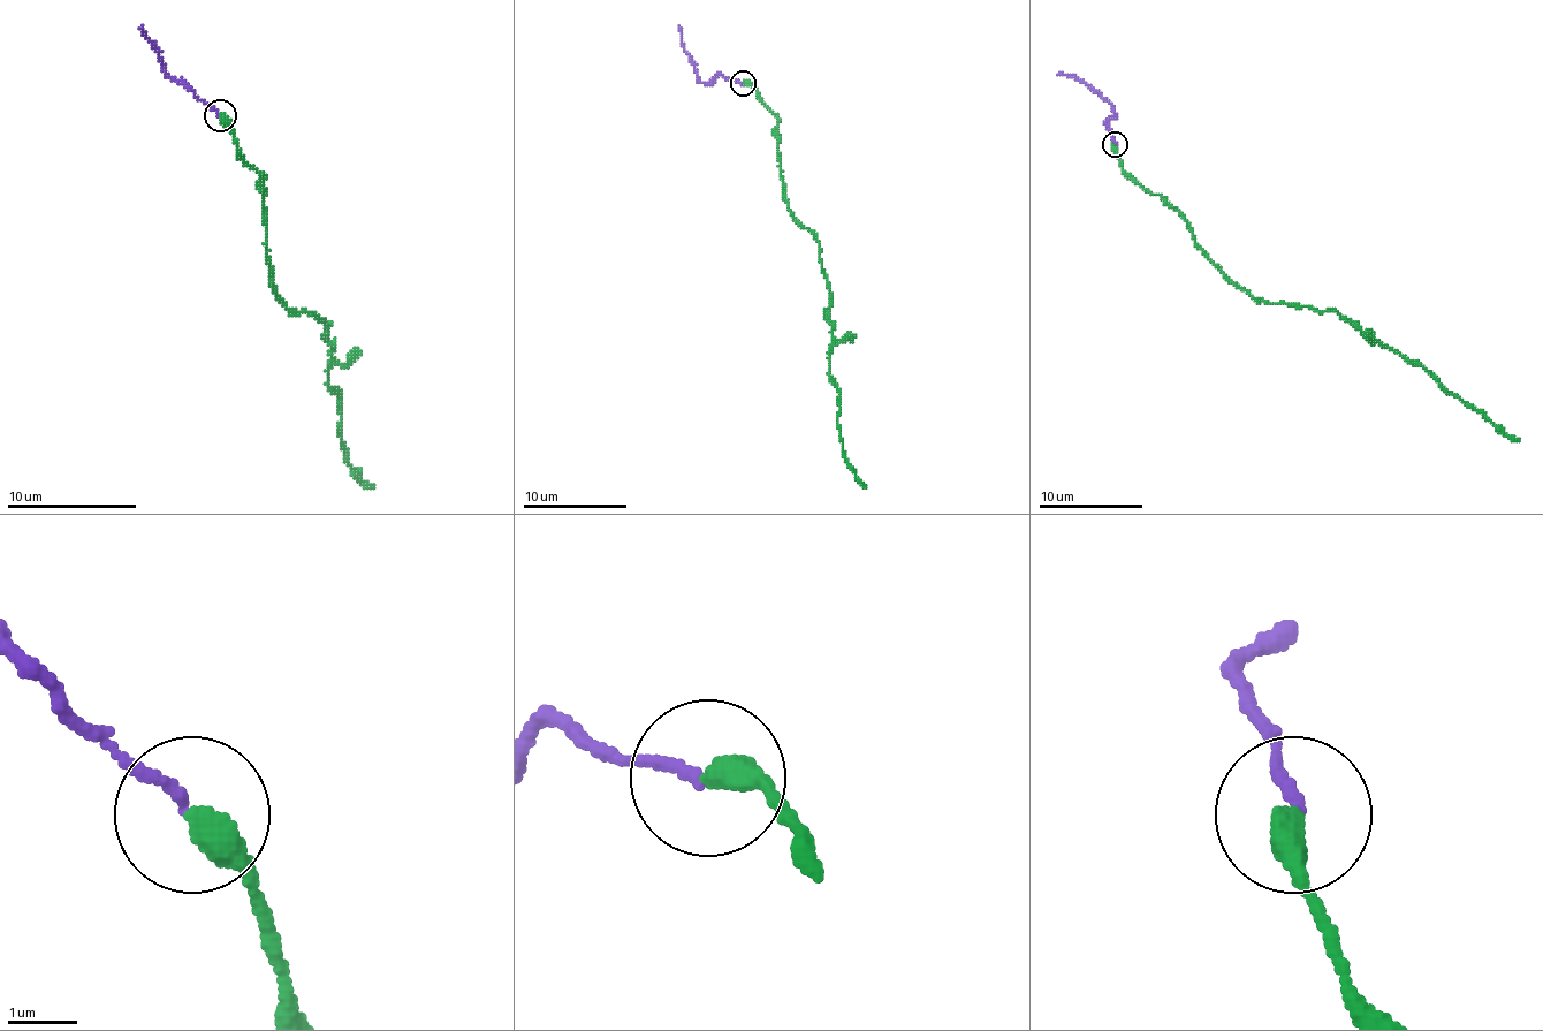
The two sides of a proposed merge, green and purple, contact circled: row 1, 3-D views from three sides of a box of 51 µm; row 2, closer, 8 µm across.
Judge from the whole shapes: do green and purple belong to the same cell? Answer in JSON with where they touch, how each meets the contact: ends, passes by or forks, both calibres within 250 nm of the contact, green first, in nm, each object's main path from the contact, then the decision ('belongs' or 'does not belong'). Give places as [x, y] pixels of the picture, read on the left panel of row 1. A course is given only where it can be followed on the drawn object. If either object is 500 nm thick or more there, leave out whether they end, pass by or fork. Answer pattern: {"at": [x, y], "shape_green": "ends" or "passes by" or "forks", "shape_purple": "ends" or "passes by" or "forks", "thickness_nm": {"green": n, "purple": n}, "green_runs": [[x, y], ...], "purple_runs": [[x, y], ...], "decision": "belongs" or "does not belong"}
{"at": [220, 115], "shape_green": "ends", "shape_purple": "ends", "thickness_nm": {"green": 440, "purple": 170}, "green_runs": [[220, 116], [263, 179], [275, 295], [328, 325], [328, 384], [341, 396], [337, 432], [348, 462], [373, 487]], "purple_runs": [[218, 113], [175, 81], [139, 29]], "decision": "belongs"}

